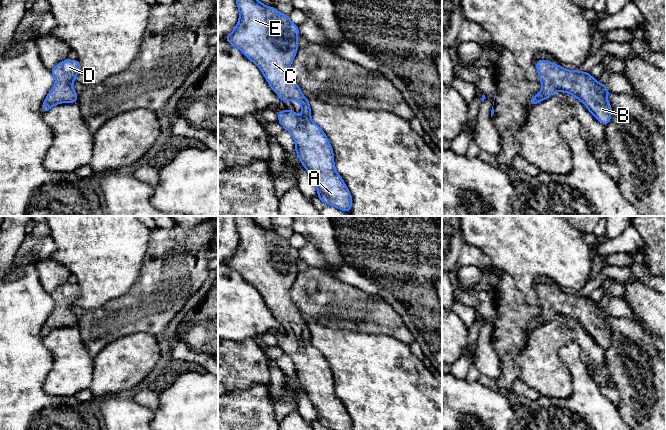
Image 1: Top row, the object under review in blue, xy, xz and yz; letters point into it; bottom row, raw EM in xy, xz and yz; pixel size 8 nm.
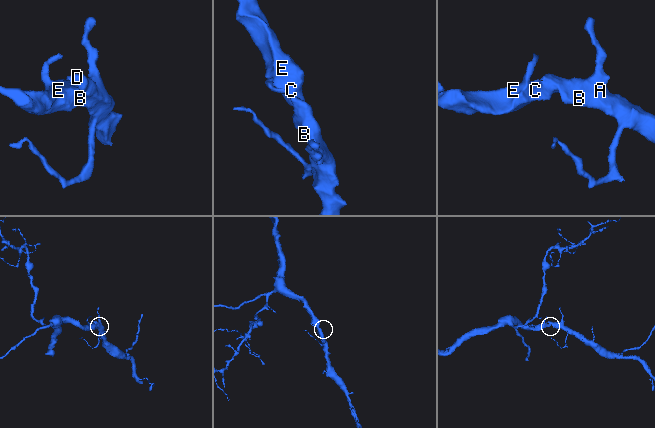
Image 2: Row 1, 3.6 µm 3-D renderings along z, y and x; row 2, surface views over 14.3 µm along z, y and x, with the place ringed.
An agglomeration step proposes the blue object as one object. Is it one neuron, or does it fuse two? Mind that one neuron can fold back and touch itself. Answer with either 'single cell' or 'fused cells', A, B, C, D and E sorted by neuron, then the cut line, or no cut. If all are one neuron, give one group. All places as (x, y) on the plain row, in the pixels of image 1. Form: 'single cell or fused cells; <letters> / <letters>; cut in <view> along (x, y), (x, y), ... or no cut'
single cell; A B C D E; no cut

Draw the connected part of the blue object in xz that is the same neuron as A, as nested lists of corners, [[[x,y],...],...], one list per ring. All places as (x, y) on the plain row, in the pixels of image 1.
[[[236,216],[236,227],[239,244],[226,265],[241,274],[261,294],[271,313],[283,326],[297,324],[301,328],[301,342],[295,335],[283,334],[277,337],[278,346],[293,360],[295,375],[317,412],[318,422],[331,430],[352,430],[351,417],[335,393],[331,368],[323,354],[311,343],[309,324],[302,318],[289,295],[299,272],[298,250],[291,246],[289,240],[261,227],[250,216]]]

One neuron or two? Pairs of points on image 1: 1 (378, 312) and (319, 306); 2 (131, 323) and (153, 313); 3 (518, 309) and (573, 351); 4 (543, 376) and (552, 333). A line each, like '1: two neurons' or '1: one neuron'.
1: one neuron
2: one neuron
3: two neurons
4: one neuron

